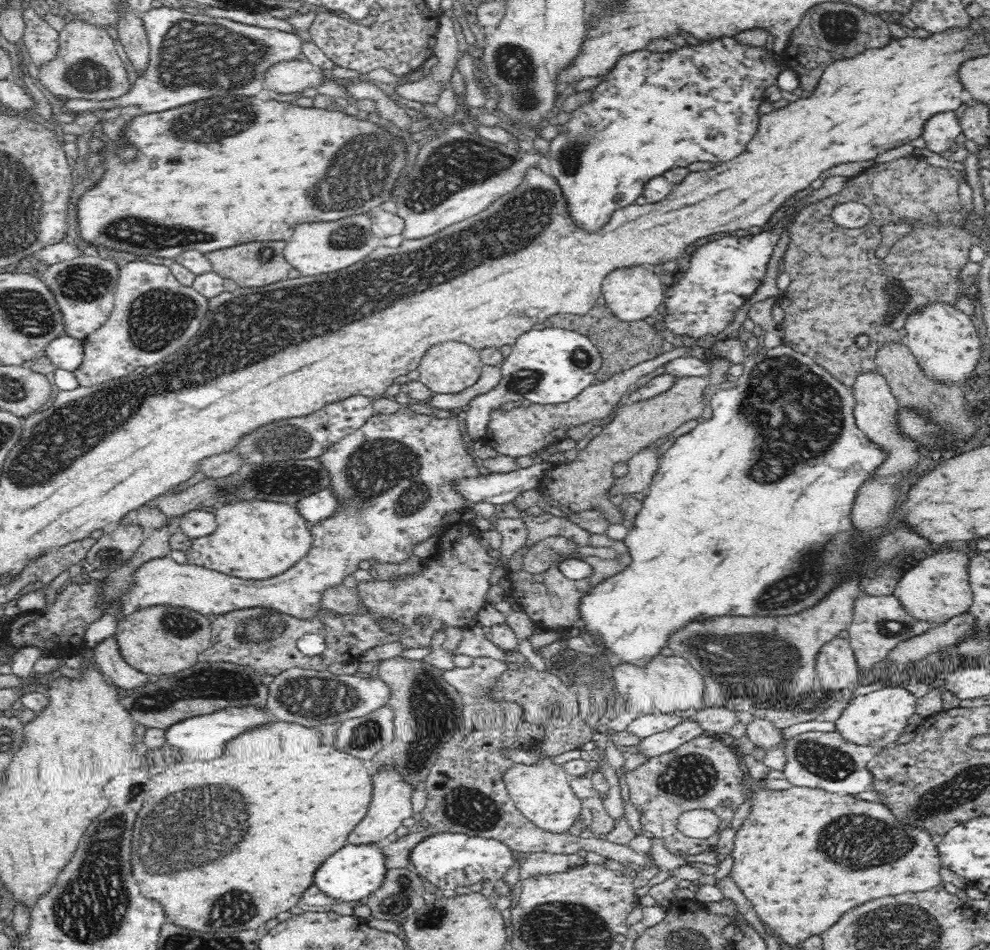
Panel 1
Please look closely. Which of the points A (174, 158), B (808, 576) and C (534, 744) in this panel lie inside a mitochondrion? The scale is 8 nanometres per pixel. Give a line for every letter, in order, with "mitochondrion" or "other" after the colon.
A: mitochondrion
B: mitochondrion
C: other

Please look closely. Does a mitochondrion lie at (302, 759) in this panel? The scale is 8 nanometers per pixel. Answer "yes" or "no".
no

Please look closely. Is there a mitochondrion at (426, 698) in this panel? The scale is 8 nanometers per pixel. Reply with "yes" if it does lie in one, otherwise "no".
yes

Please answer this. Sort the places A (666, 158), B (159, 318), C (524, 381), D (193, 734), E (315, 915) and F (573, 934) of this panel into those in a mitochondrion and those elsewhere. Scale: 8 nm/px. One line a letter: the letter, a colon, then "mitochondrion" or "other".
A: other
B: mitochondrion
C: mitochondrion
D: other
E: other
F: mitochondrion

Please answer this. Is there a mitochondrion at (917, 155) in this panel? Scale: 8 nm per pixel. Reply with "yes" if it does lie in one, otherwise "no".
no

